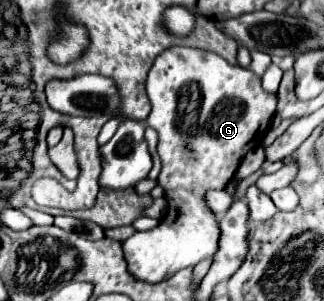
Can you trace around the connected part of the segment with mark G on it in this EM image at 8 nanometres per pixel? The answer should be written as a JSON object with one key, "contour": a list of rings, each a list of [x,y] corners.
{"contour":[[[172,48],[160,54],[146,80],[146,92],[152,104],[152,112],[146,118],[146,124],[158,132],[158,156],[162,160],[162,170],[158,176],[158,186],[164,188],[168,212],[160,226],[132,234],[122,242],[124,256],[128,262],[128,270],[132,276],[146,282],[160,282],[170,278],[174,272],[196,266],[204,258],[214,258],[220,242],[220,222],[218,216],[206,204],[206,192],[210,190],[226,190],[226,184],[232,180],[240,160],[248,152],[248,144],[258,136],[258,144],[266,130],[270,128],[270,120],[276,114],[276,96],[268,94],[260,86],[260,78],[250,70],[228,64],[218,54],[210,54],[196,48]]]}

